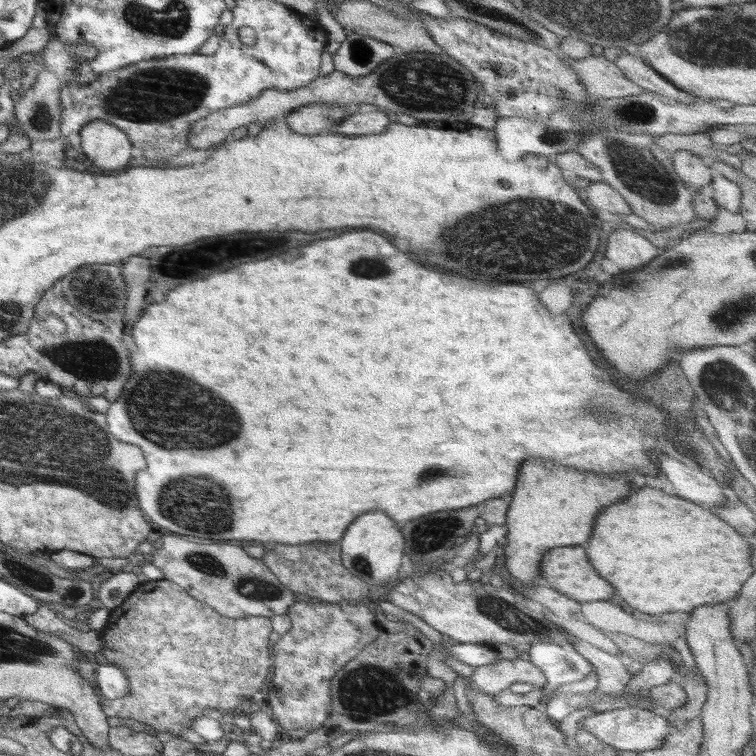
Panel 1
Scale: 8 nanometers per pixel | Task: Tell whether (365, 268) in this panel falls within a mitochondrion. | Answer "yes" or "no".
yes

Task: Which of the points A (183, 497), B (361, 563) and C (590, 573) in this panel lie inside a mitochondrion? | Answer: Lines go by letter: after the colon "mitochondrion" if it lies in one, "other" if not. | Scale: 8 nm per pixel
A: mitochondrion
B: mitochondrion
C: other

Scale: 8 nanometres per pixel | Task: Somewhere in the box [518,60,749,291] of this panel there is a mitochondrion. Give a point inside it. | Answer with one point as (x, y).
(642, 172)

